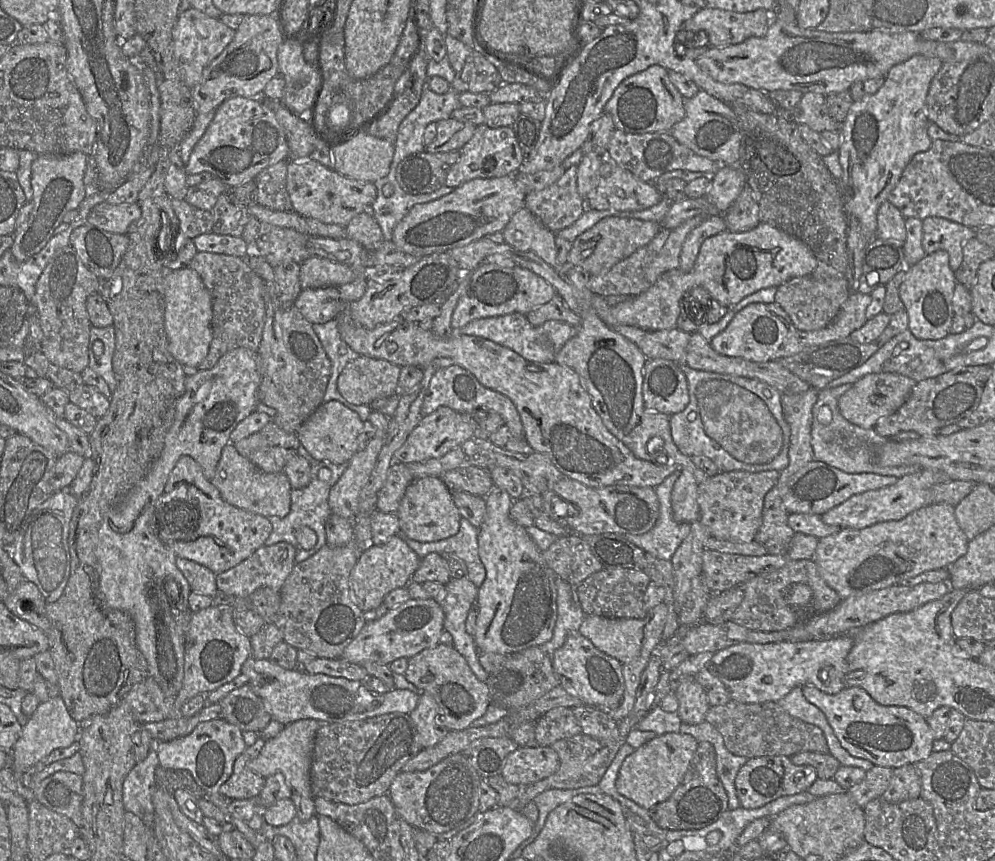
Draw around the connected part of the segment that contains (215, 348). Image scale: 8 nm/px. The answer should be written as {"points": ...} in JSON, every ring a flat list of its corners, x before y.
{"points":[[197,252,188,267,201,276,212,297,213,305,212,341,207,356,196,367,197,370,211,369,227,352,238,347,257,352,265,325,265,282,250,268,244,258,226,254]]}

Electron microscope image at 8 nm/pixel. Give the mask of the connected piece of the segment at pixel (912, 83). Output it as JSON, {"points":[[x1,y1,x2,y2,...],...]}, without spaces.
{"points":[[914,55,910,59,893,66,885,77,885,81,881,88,872,95,865,95,861,100,854,101,848,111,848,114,841,125,841,145,838,149,839,161,842,166,842,177,839,180,842,195,844,199,844,210,847,217,855,217,861,224,863,234,868,240,876,237,877,230,877,213,883,202,888,200,891,191,896,187,905,167,910,160,919,152,924,152,930,149,932,139,928,135,929,119,926,112,926,98,933,77,938,73,943,65,943,61,939,58,930,58,923,55]]}

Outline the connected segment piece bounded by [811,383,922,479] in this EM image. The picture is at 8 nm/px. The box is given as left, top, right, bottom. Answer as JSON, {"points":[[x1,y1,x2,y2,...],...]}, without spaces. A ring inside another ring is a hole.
{"points":[[846,383,834,388,826,387,819,392,819,397,812,409,813,423,811,429,811,444,814,460,824,462,846,473,856,474,871,472,876,474,895,476,898,479,907,474,913,474,922,469,918,465,880,466,875,462,873,448,883,445,889,441,903,442,908,440,917,440,921,436,914,431,905,431,892,437,883,437,880,436,874,428,864,429,847,421,840,413,838,401,839,398,847,390,849,390,852,385,853,383],[823,406,829,407,831,411,832,420,829,424,820,423,819,413]]}

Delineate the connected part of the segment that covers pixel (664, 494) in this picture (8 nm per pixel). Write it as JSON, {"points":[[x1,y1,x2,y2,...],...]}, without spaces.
{"points":[[675,471,654,488,659,501,659,517,655,525,642,535,625,535,631,543,645,552,668,561,671,561,691,529,690,523,678,523,673,519,671,493,679,475,680,471]]}

